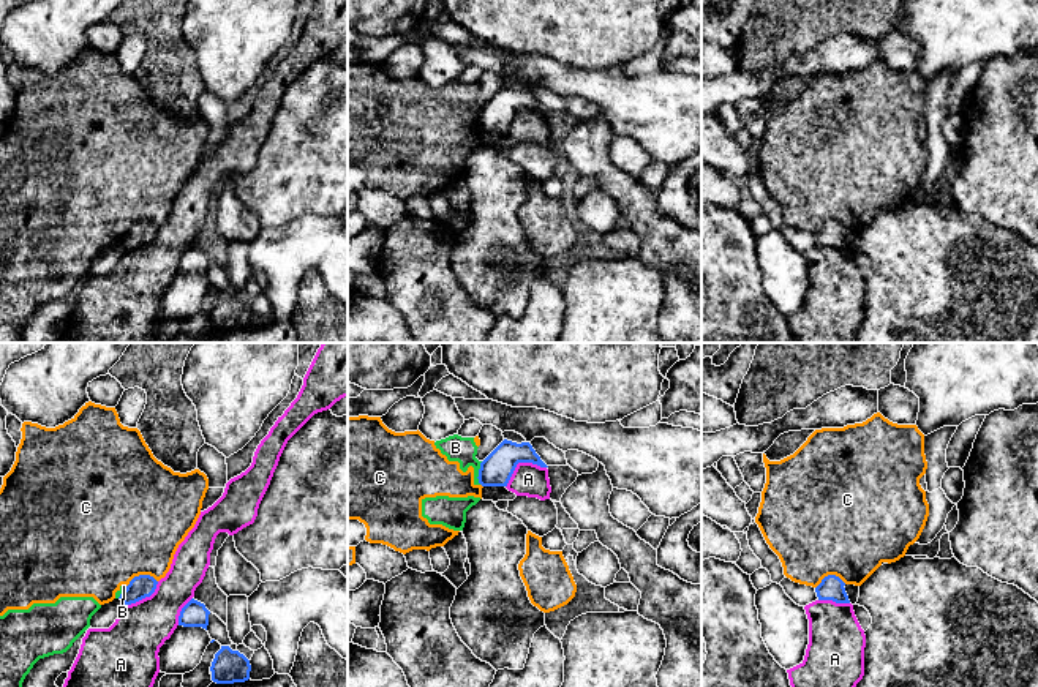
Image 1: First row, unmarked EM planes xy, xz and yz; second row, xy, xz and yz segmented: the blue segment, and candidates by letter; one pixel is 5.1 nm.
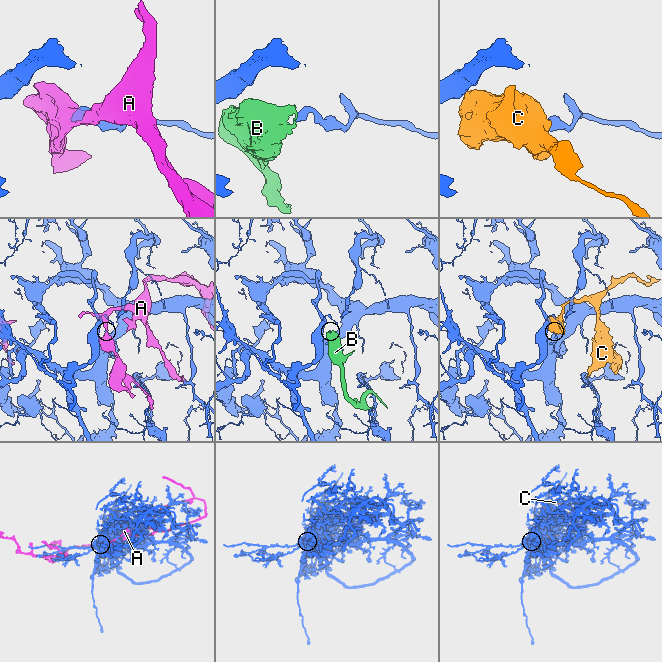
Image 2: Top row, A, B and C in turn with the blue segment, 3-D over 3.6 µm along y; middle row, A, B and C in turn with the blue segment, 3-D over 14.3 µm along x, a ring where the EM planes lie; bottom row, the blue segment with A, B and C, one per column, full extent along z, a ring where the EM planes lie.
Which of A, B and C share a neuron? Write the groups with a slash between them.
A / B C

